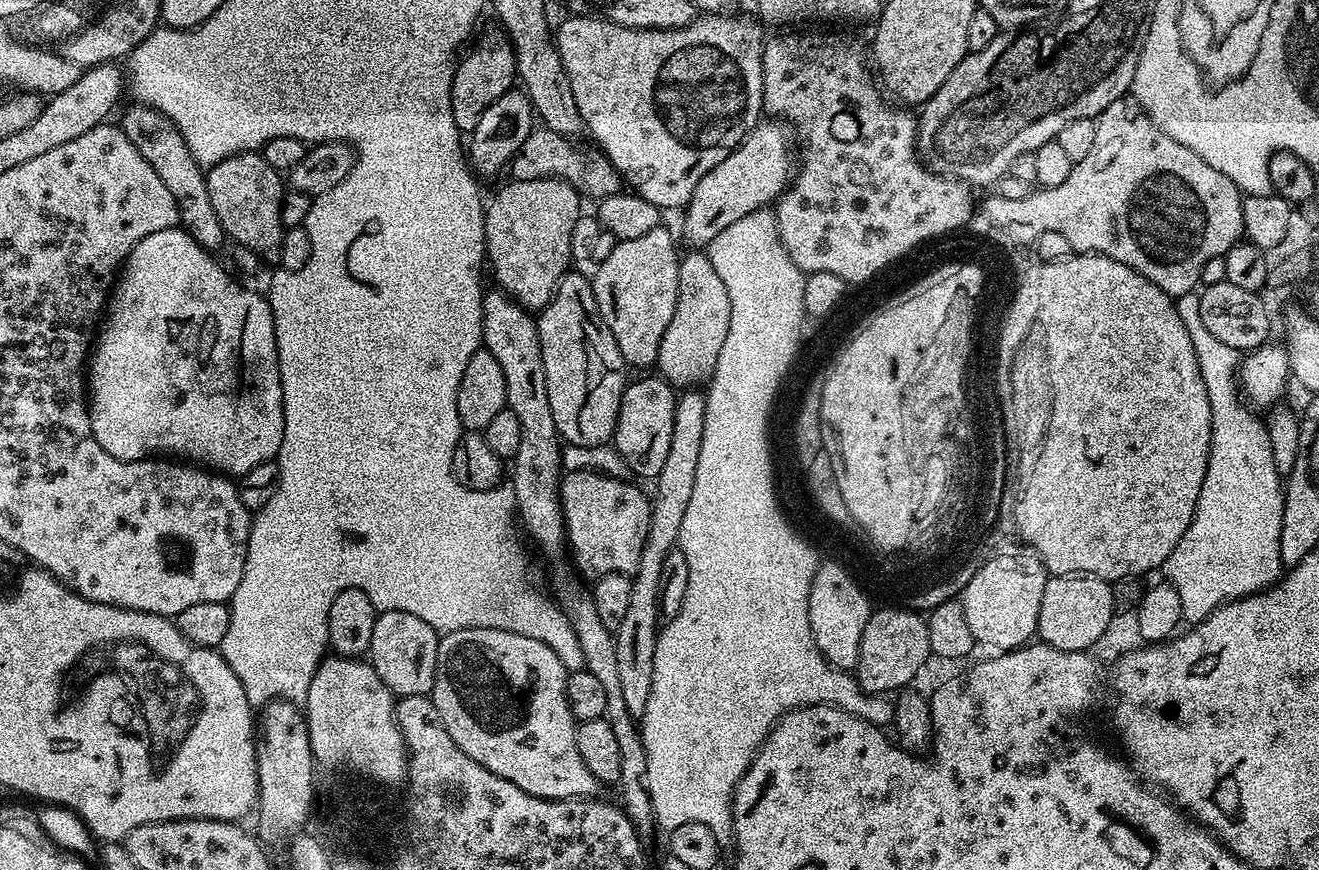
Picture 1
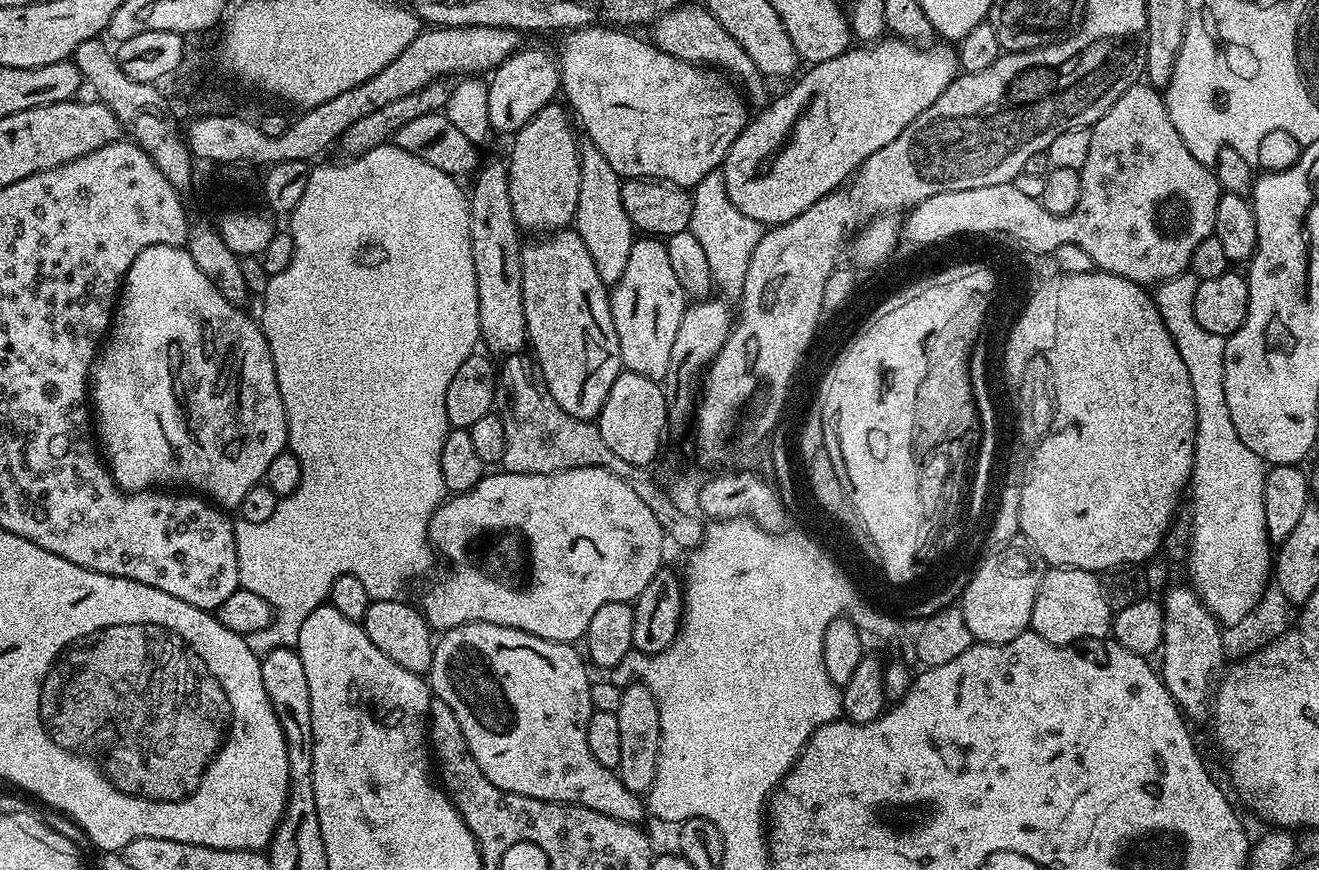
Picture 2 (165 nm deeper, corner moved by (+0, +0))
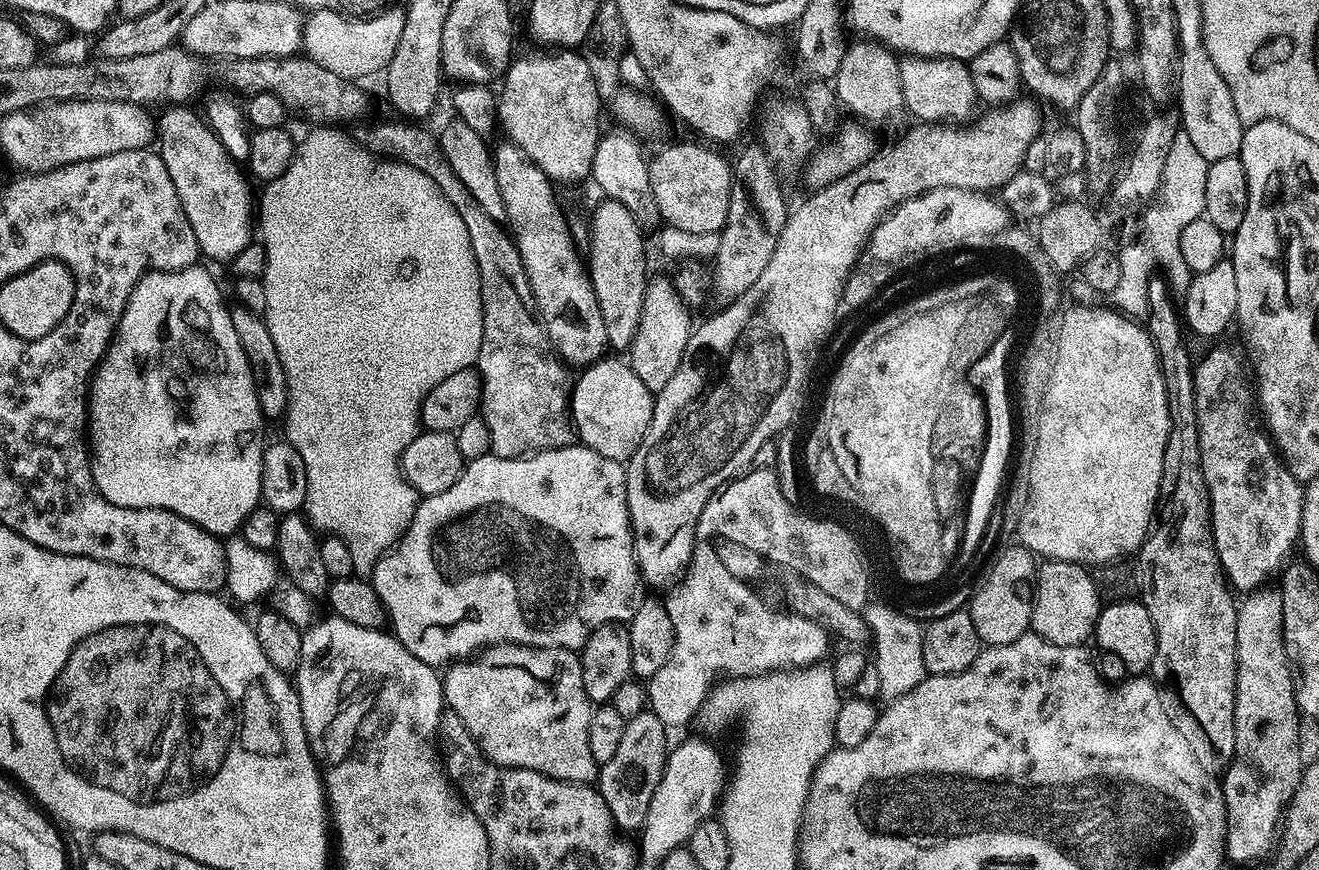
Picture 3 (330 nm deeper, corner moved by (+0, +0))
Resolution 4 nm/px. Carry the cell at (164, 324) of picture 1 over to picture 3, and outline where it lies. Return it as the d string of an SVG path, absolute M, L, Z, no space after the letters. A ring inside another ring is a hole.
M201 266L177 268L175 272L149 270L141 276L136 288L128 296L128 304L116 326L116 335L108 345L103 360L96 365L90 381L90 391L86 397L86 428L90 433L90 456L92 477L96 489L114 506L123 508L165 508L167 512L178 514L194 522L211 536L227 538L237 531L240 523L261 503L260 479L262 460L266 447L264 424L266 417L260 408L256 393L256 379L252 377L250 362L234 334L234 322L229 305L224 305L216 280Z

